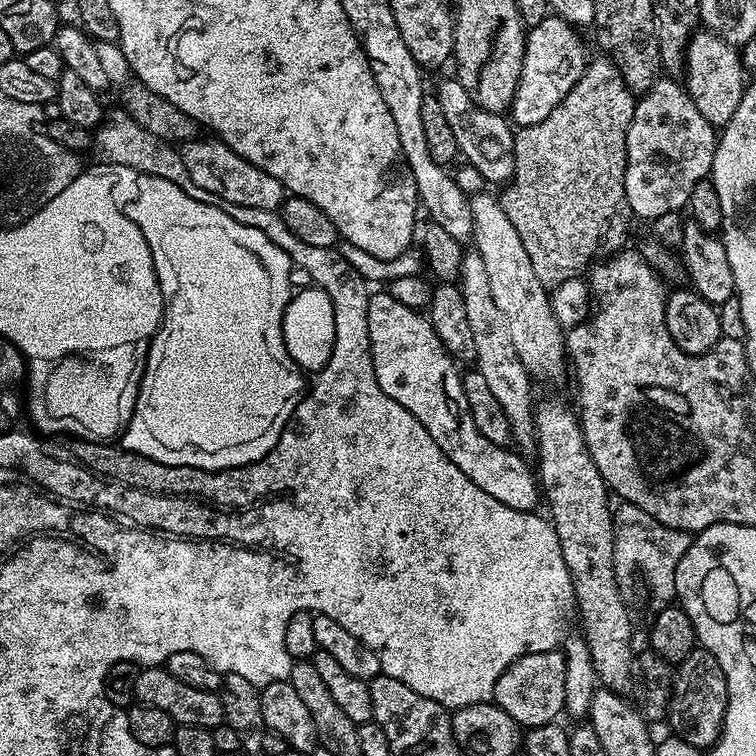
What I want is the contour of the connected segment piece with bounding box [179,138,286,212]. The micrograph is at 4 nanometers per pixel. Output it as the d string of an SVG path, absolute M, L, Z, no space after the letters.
M197 138L187 141L179 149L182 162L188 171L188 177L204 192L216 196L220 202L234 202L234 206L246 206L254 210L276 212L286 199L286 189L274 174L266 174L266 170L258 170L246 158L242 158L230 146L226 146L218 138L203 140Z

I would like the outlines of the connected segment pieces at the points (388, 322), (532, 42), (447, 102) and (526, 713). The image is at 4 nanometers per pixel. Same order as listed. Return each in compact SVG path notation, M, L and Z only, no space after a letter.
M373 291L368 297L366 322L370 330L370 354L374 362L374 374L378 378L378 386L382 386L386 395L394 398L394 402L401 404L407 412L414 414L414 418L418 418L418 422L422 422L422 426L426 426L430 438L438 442L446 458L450 458L450 462L454 462L454 466L458 466L458 470L462 470L462 474L466 474L466 478L470 478L474 486L486 490L490 498L498 498L498 502L506 502L506 506L514 506L514 510L533 511L537 507L536 499L539 501L542 496L542 489L533 465L531 468L524 461L527 459L519 451L512 448L499 448L494 446L494 442L482 438L482 430L474 426L474 418L470 418L470 410L466 406L461 373L459 371L456 373L452 369L454 361L448 355L446 346L442 346L427 315L410 306L402 306L402 302L398 302L398 298L394 298L391 291Z
M550 14L538 22L538 26L528 28L524 38L524 58L522 74L512 99L510 120L513 125L525 128L534 126L574 90L574 82L582 78L584 68L590 59L584 53L584 44L575 36L573 25L567 24L561 16Z
M455 78L442 81L434 89L434 95L442 106L442 114L446 114L446 122L450 122L450 130L454 130L454 142L459 155L465 156L484 179L494 184L503 185L511 180L515 135L507 119L497 112L476 106L472 95Z
M563 651L526 653L518 657L498 678L492 691L492 700L521 729L529 730L551 724L564 712L564 698L566 696L566 662Z

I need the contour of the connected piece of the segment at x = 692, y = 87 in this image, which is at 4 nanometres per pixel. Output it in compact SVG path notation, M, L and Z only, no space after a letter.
M696 30L689 39L682 80L688 89L688 97L694 102L694 106L698 106L702 118L706 118L706 122L710 122L713 128L720 130L730 122L730 118L734 118L734 110L738 110L738 102L742 102L742 94L746 87L746 69L741 53L733 45L725 42L718 34Z

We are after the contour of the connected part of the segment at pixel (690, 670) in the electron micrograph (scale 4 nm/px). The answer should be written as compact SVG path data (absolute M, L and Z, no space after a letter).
M697 646L675 669L666 724L669 724L672 727L669 729L679 734L690 746L694 746L697 750L707 750L720 738L727 705L728 691L722 666L718 666L714 654Z

